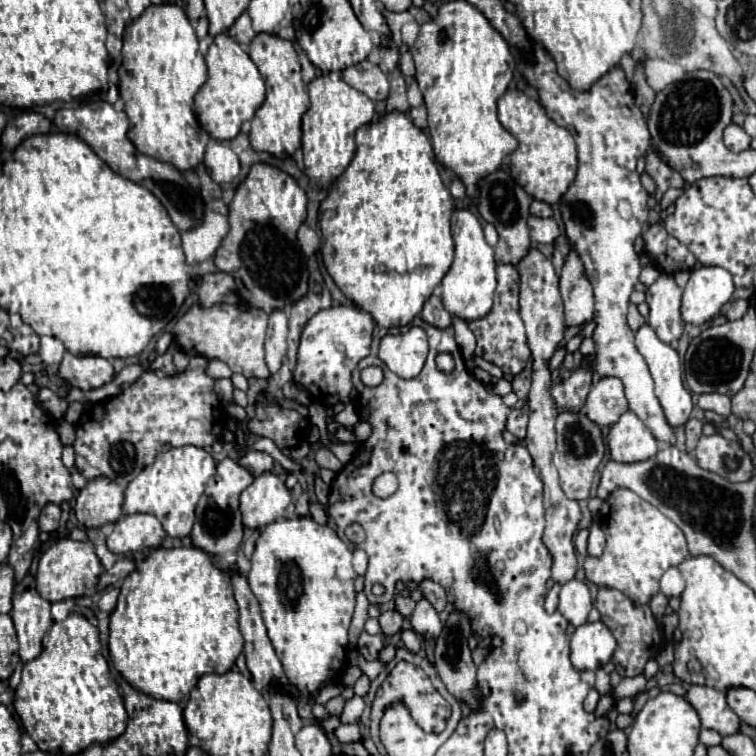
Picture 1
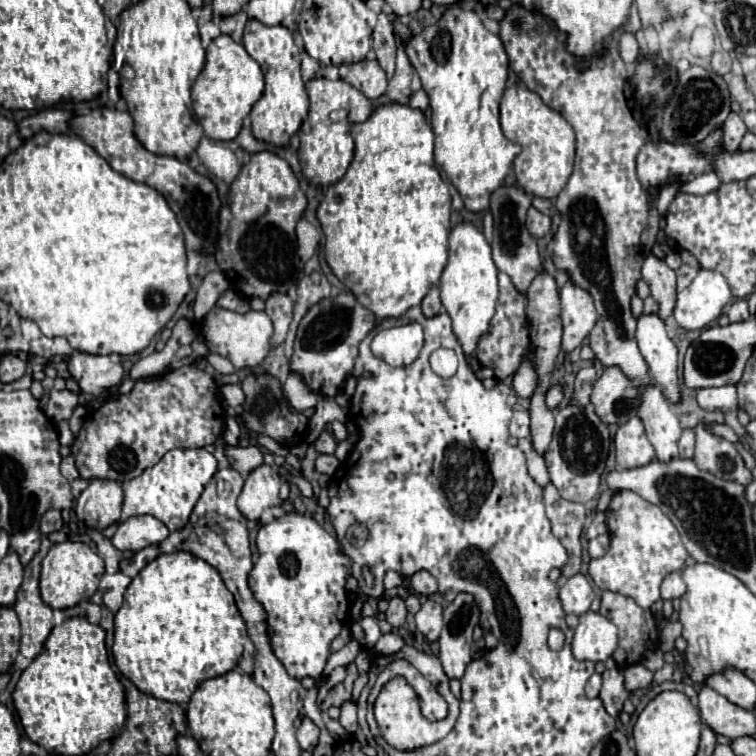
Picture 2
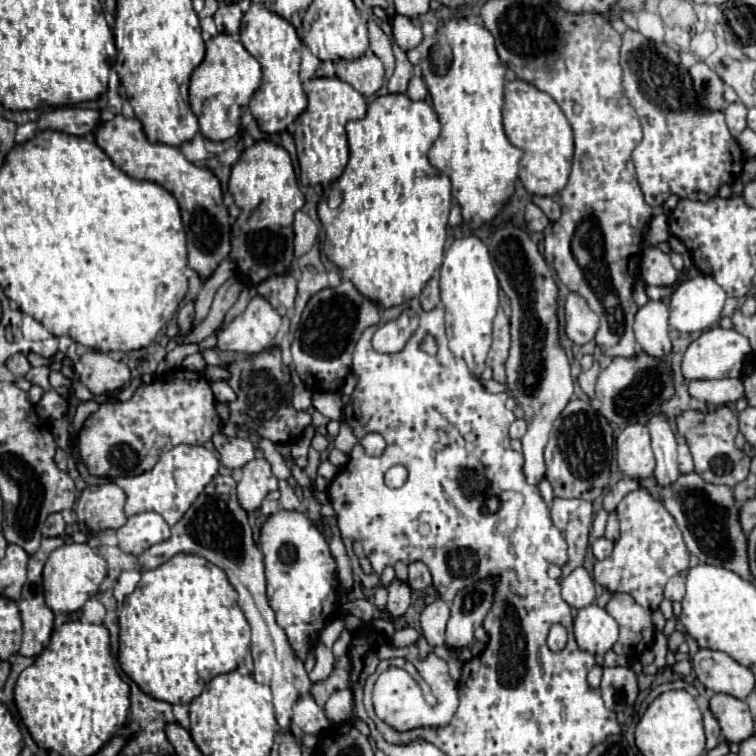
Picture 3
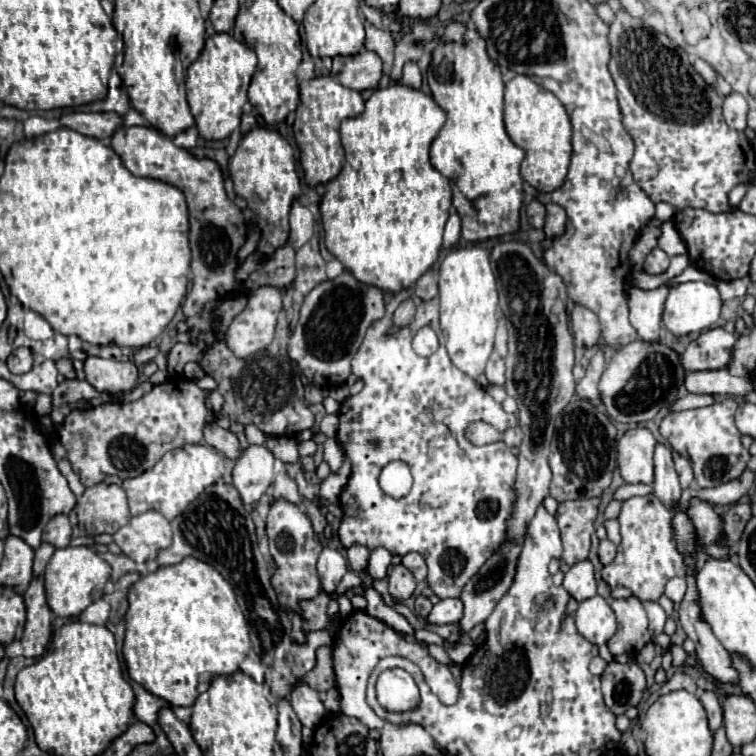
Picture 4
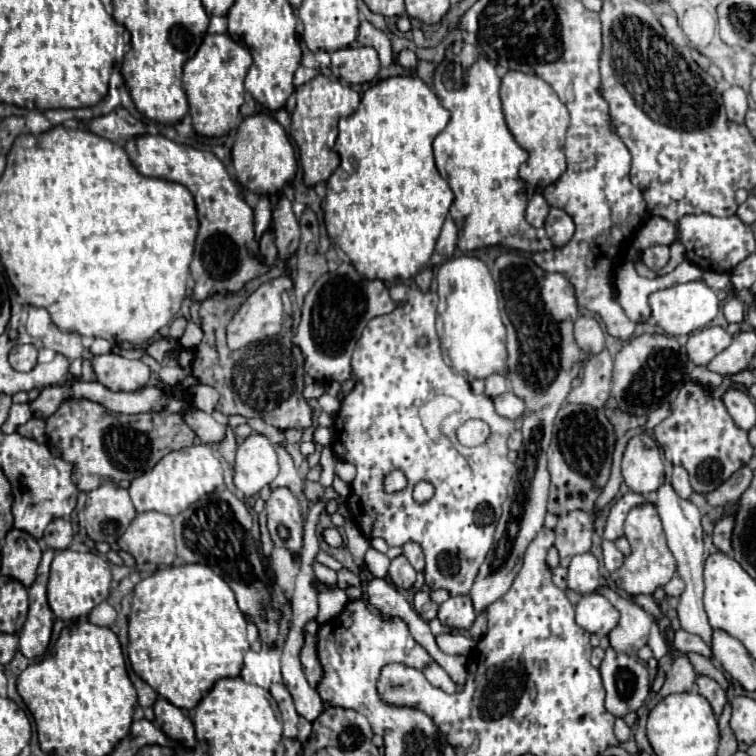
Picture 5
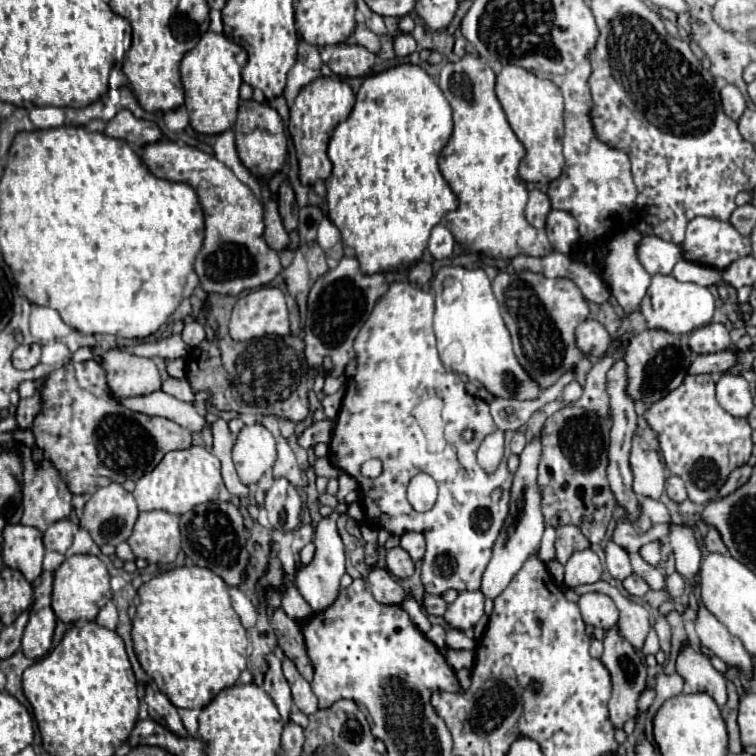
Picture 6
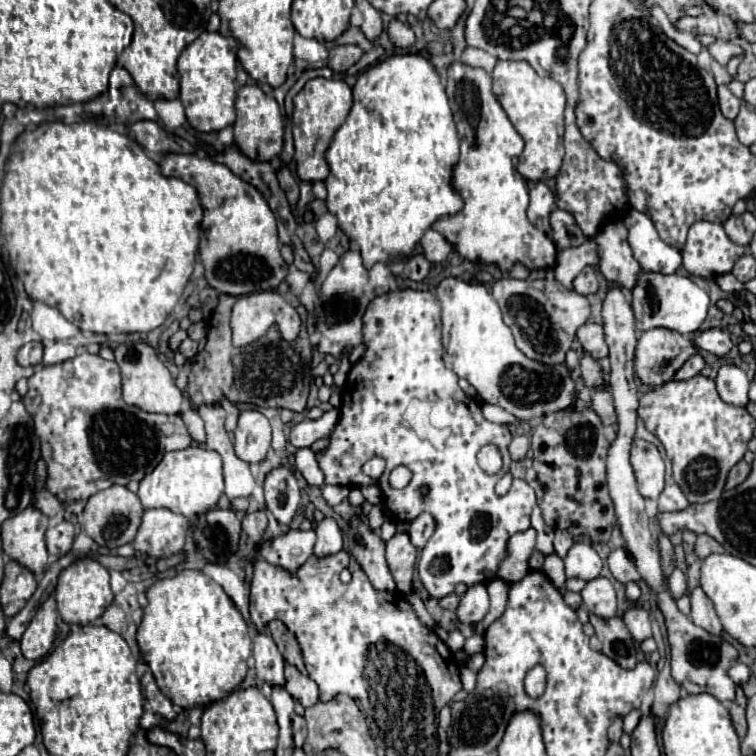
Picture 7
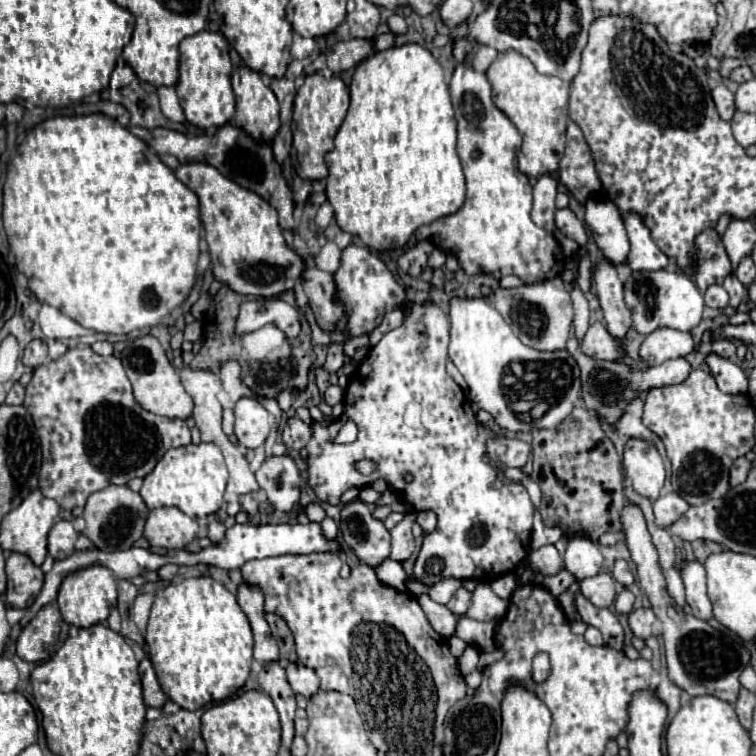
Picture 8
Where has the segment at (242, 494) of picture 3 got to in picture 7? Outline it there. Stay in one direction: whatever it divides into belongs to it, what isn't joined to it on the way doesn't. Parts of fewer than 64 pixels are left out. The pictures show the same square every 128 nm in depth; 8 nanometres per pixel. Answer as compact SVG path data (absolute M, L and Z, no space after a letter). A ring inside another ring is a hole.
M240 412L238 426L234 430L234 452L248 464L262 462L268 456L272 444L272 428L260 412Z

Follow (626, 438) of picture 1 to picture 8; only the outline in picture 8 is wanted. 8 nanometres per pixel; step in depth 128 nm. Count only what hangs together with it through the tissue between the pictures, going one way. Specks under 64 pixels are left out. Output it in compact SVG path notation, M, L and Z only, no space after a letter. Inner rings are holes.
M628 440L622 456L624 470L632 480L634 490L640 496L656 500L664 486L664 462L652 442L646 440Z

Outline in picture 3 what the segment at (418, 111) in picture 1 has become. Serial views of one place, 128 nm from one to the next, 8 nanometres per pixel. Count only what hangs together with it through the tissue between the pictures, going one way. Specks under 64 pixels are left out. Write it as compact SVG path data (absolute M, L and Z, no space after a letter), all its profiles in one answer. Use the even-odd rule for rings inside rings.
M412 78L410 80L410 86L408 86L408 96L412 98L412 100L426 100L426 96L428 96L428 90L426 90L426 86L424 86L424 82L422 82L422 78Z

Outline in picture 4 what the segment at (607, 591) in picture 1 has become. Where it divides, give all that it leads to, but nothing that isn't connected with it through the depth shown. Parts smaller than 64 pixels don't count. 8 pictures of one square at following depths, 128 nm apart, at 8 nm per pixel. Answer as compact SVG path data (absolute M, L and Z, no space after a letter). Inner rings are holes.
M630 596L612 600L610 606L618 620L618 630L608 642L610 652L636 656L652 640L648 634L648 618L644 604L638 598Z

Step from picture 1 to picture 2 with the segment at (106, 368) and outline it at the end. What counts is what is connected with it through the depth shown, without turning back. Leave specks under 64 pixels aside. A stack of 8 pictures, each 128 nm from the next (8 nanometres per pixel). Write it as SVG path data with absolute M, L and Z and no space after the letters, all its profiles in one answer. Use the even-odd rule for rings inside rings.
M76 350L70 354L68 372L78 382L80 390L92 396L100 396L102 392L118 386L124 376L122 366L110 362L108 356L94 356Z

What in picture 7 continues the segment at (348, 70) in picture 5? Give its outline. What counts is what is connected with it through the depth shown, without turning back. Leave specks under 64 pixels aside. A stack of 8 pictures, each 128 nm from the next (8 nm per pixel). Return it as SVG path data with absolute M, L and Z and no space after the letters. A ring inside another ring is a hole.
M334 46L330 50L328 66L334 72L346 72L350 66L354 66L362 58L362 54L364 54L364 50L358 46Z

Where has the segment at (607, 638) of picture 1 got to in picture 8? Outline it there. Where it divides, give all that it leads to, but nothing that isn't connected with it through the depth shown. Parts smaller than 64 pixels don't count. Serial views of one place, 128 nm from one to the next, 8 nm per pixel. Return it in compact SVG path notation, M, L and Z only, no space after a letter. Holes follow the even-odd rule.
M596 574L592 578L584 578L578 582L580 592L598 608L610 608L616 598L614 578L610 574Z

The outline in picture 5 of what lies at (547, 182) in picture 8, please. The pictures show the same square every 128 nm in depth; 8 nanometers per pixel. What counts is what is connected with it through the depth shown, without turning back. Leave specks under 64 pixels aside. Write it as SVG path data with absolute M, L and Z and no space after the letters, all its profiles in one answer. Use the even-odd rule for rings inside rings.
M534 194L528 202L528 208L526 208L526 220L534 226L534 228L542 228L544 226L544 220L548 216L548 210L550 206L546 204L546 200L542 198L542 194Z

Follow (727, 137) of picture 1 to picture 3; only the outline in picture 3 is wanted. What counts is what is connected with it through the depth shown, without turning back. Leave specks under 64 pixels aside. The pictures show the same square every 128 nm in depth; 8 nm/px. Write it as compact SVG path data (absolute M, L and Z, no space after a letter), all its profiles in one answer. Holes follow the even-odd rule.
M734 102L734 104L728 104L728 108L724 110L724 116L726 116L726 124L730 128L730 134L734 138L738 138L738 134L746 128L746 108L740 104L740 102Z

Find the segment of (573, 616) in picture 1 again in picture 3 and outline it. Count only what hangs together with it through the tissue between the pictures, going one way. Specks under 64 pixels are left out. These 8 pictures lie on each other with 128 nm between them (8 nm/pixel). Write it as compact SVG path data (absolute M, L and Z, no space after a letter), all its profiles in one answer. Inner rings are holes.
M576 568L568 578L562 580L562 598L572 608L586 608L594 602L594 580L586 572L586 568Z

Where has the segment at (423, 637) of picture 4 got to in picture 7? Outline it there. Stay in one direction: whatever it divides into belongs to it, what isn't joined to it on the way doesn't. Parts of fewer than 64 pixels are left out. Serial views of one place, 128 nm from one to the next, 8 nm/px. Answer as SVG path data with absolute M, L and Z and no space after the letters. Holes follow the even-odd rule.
M452 630L450 636L448 636L448 640L446 640L446 646L448 646L452 652L462 650L462 648L464 648L464 636L462 636L462 632L460 632L460 630Z

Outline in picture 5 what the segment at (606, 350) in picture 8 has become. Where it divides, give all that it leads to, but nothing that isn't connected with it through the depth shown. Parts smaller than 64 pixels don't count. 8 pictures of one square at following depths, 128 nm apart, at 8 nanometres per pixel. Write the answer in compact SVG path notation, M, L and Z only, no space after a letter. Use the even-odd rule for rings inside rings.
M580 316L576 320L574 336L578 346L588 354L598 354L604 348L604 332L592 316Z

